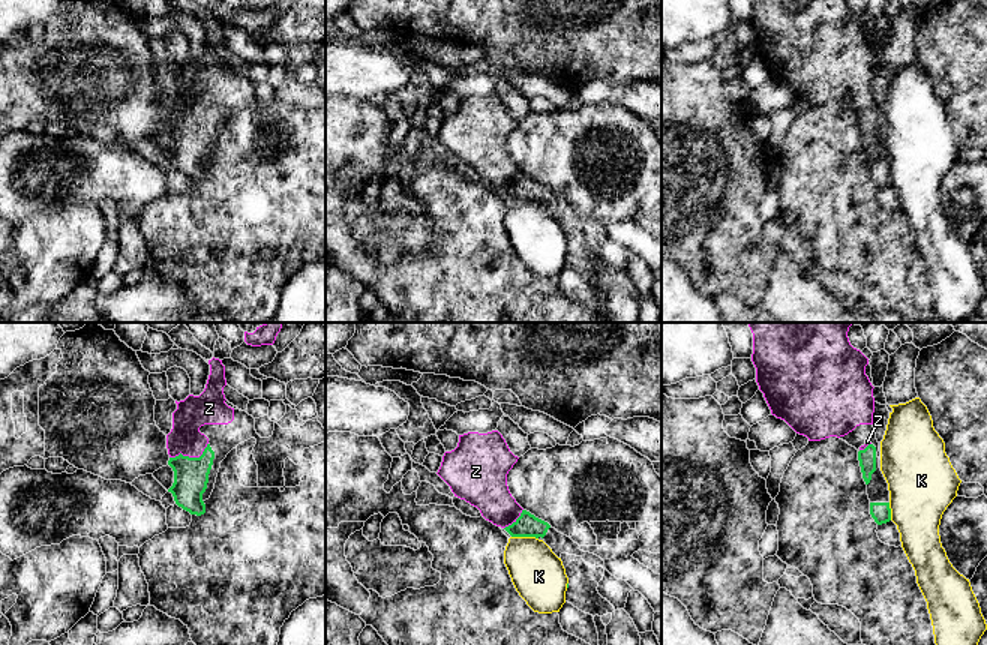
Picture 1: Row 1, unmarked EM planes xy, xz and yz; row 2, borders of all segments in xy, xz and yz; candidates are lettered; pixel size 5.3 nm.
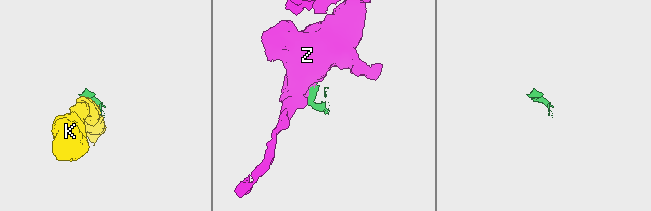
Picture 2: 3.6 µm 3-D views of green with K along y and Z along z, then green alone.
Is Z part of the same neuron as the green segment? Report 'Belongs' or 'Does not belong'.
Belongs

